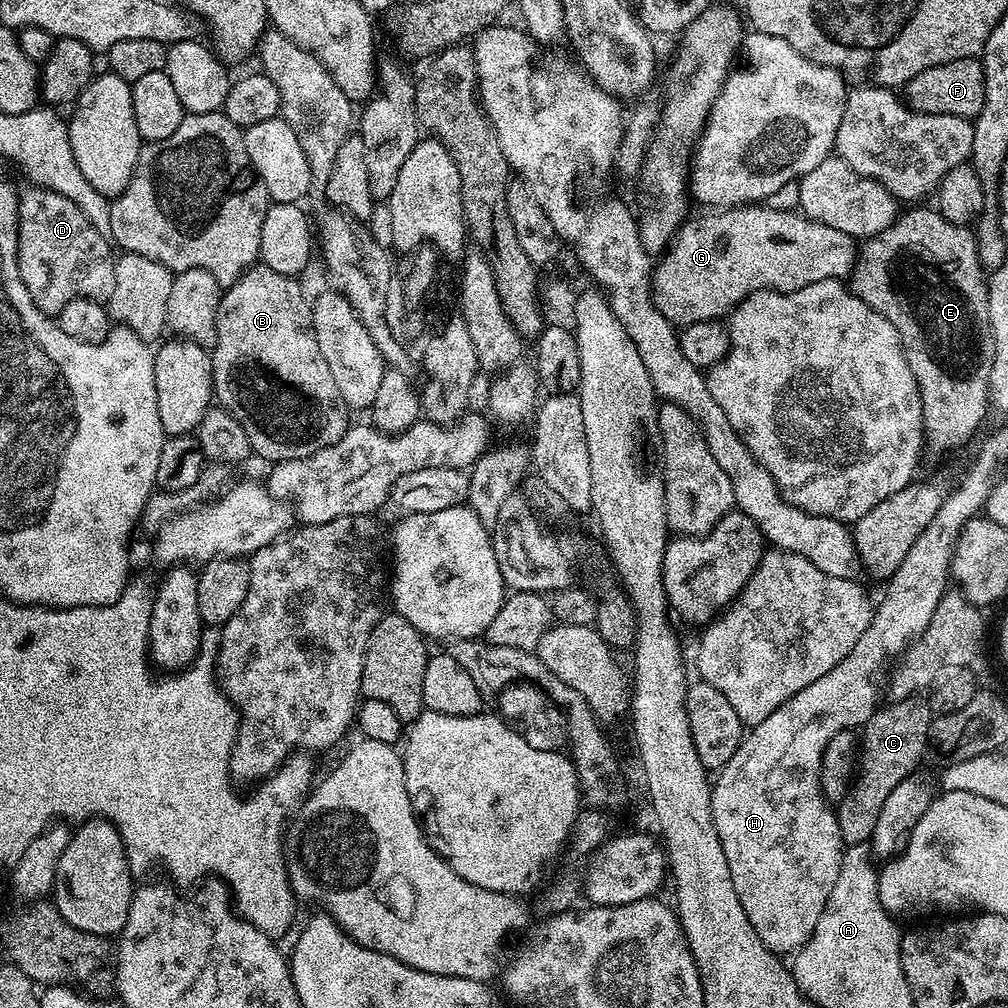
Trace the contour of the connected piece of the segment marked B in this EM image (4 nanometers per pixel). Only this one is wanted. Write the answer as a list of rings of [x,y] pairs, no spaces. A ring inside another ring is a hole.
[[[262,262],[247,268],[221,295],[216,315],[216,342],[211,349],[212,386],[219,407],[225,408],[246,430],[253,453],[279,462],[306,458],[326,446],[334,446],[350,427],[350,409],[338,394],[338,386],[318,350],[312,333],[312,306],[304,297],[299,279],[278,274]]]

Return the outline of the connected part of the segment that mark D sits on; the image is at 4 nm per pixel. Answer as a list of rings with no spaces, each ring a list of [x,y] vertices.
[[[28,186],[20,197],[20,248],[16,251],[22,282],[34,298],[34,306],[53,318],[59,317],[66,302],[79,296],[107,302],[114,294],[116,260],[109,237],[88,221],[86,214],[51,188]]]

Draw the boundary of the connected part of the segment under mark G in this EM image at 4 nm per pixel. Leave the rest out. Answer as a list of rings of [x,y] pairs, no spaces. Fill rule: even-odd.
[[[728,206],[723,210],[716,210],[713,216],[700,216],[697,220],[685,219],[680,229],[672,237],[671,244],[666,251],[655,261],[652,270],[652,301],[658,306],[660,313],[668,319],[671,324],[683,326],[694,322],[706,322],[707,320],[720,320],[727,317],[737,304],[741,304],[751,292],[793,292],[802,286],[808,286],[822,280],[839,280],[851,277],[852,269],[856,266],[858,259],[858,240],[850,234],[842,234],[842,230],[834,230],[834,226],[823,224],[817,220],[809,220],[807,216],[799,211],[783,212],[780,208],[764,208],[768,206]]]

